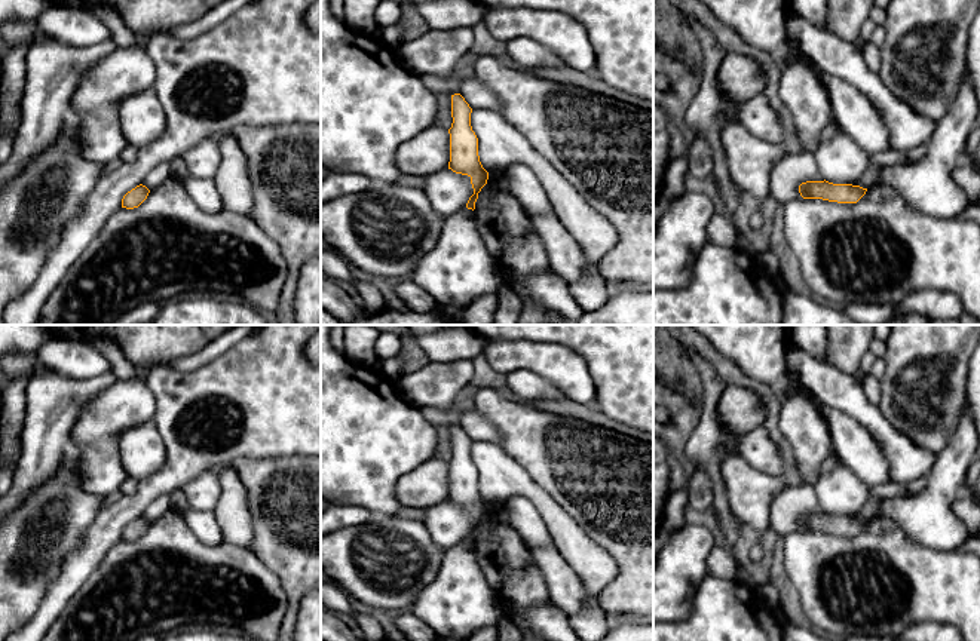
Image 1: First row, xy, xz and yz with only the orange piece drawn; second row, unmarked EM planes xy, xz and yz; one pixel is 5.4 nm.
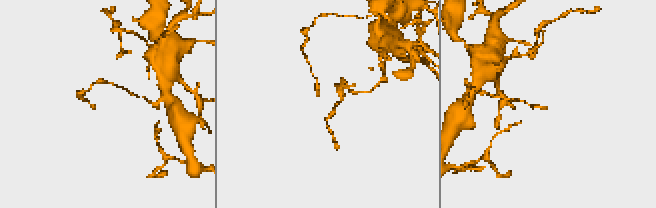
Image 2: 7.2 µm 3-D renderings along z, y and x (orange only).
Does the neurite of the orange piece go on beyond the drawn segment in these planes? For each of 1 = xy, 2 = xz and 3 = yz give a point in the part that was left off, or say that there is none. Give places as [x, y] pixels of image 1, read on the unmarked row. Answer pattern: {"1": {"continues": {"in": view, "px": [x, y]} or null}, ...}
{"1": {"continues": null}, "2": {"continues": null}, "3": {"continues": null}}

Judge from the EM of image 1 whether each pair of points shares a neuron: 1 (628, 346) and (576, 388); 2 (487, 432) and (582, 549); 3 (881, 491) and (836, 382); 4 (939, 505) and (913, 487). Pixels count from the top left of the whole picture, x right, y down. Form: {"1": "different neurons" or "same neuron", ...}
{"1": "different neurons", "2": "different neurons", "3": "different neurons", "4": "different neurons"}

